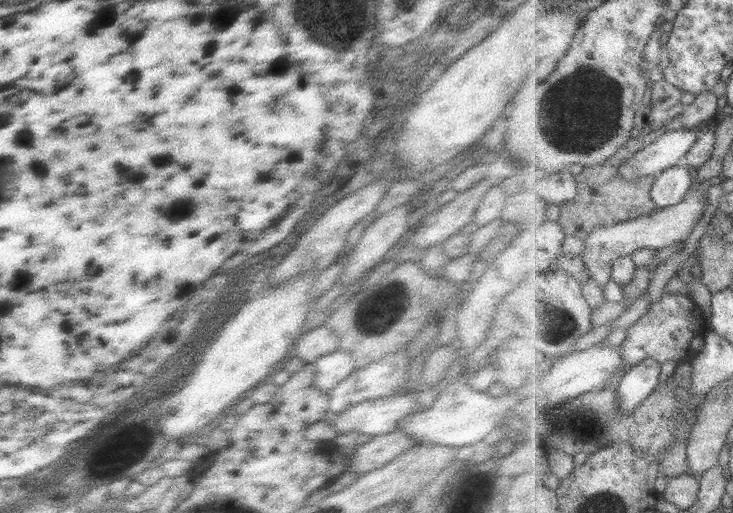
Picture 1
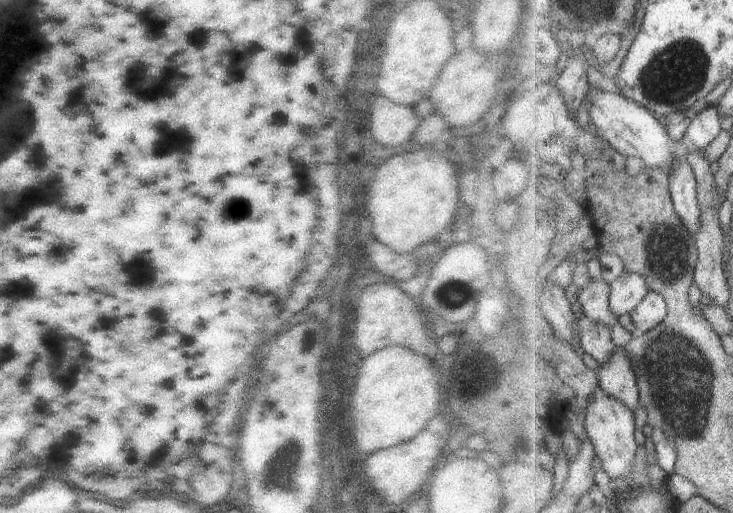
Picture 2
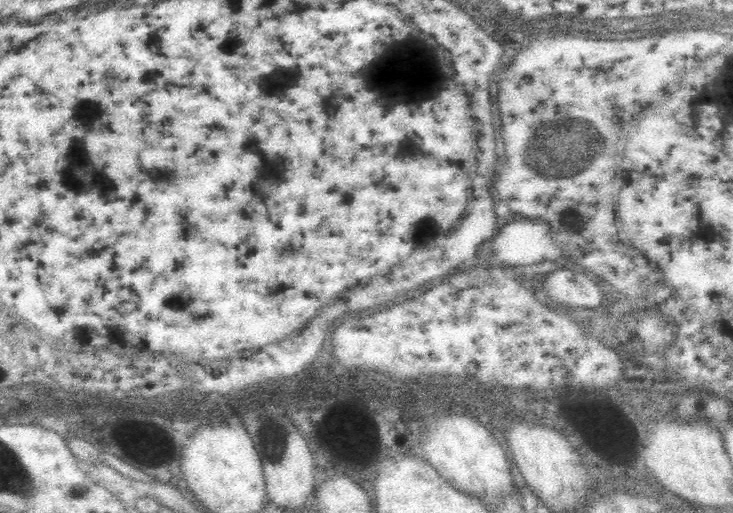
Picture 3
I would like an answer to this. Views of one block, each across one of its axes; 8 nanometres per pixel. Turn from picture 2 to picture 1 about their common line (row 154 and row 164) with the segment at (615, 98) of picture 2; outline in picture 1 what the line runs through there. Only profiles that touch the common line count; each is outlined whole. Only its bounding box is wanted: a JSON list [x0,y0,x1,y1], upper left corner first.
[621,129,701,180]

